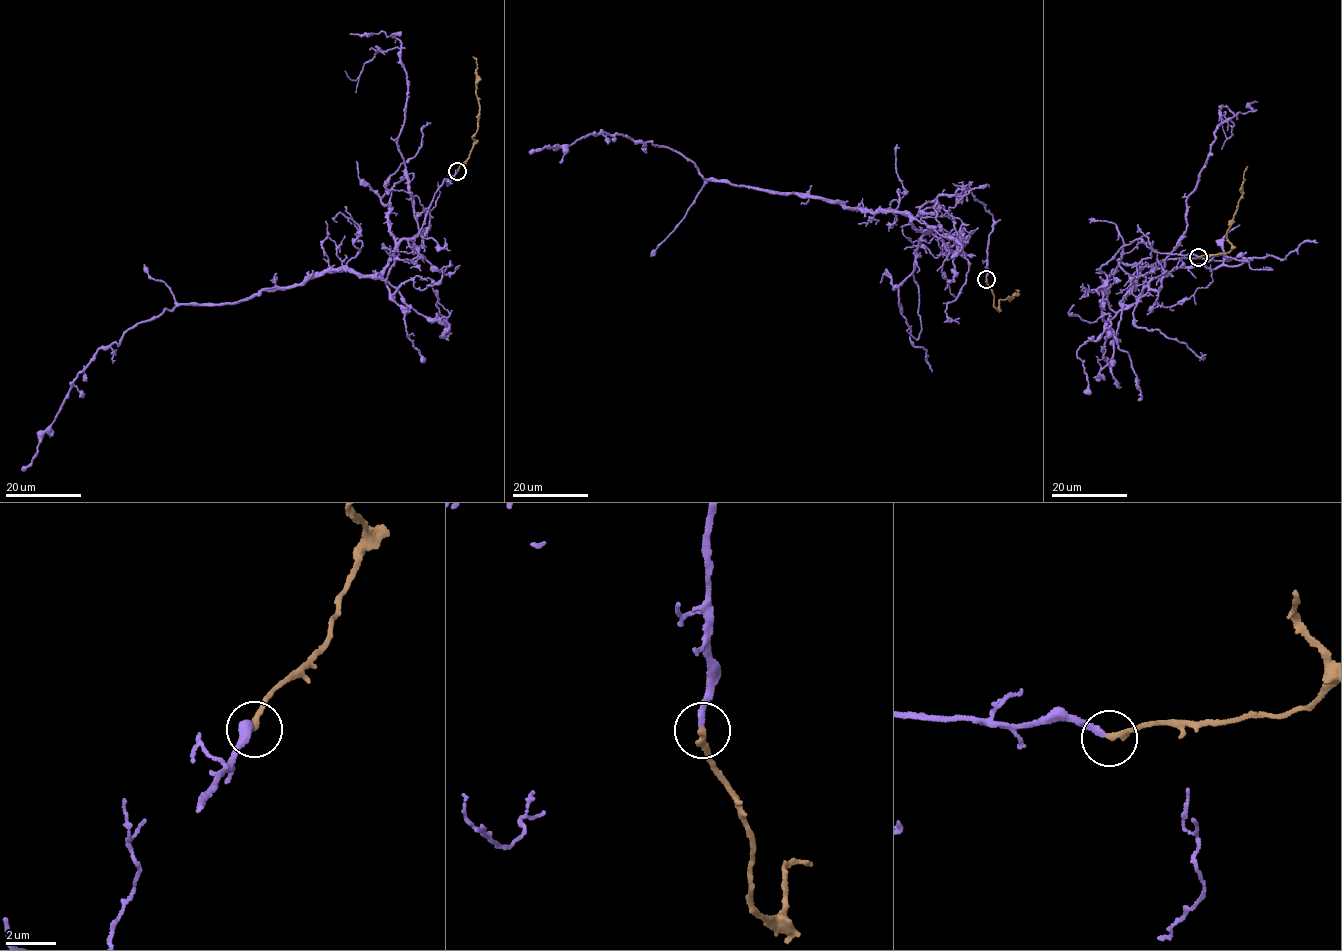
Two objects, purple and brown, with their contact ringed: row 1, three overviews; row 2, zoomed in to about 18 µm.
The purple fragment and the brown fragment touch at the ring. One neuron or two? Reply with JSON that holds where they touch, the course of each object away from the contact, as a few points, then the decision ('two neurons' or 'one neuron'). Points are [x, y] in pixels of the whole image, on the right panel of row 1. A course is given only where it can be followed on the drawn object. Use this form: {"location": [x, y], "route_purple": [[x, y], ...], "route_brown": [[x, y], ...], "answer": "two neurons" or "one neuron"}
{"location": [1198, 257], "route_purple": [[1198, 257], [1138, 238], [1101, 267], [1097, 289], [1117, 312], [1144, 266], [1122, 262], [1107, 279], [1107, 360]], "route_brown": [[1198, 257], [1225, 254], [1231, 249], [1226, 231], [1242, 194], [1247, 166]], "answer": "one neuron"}

